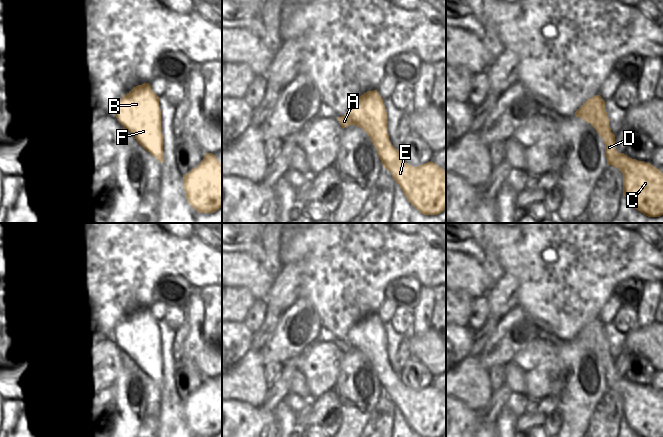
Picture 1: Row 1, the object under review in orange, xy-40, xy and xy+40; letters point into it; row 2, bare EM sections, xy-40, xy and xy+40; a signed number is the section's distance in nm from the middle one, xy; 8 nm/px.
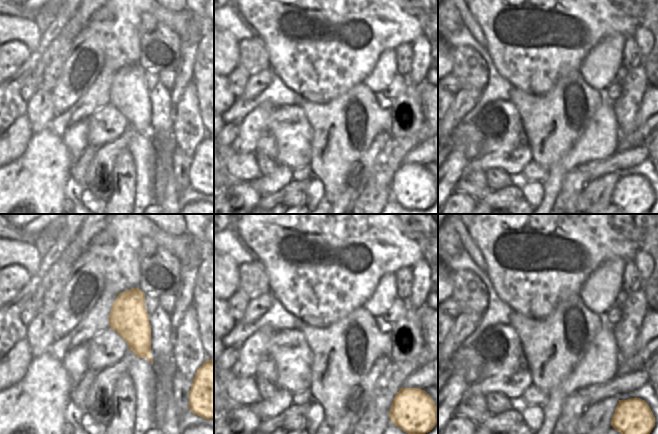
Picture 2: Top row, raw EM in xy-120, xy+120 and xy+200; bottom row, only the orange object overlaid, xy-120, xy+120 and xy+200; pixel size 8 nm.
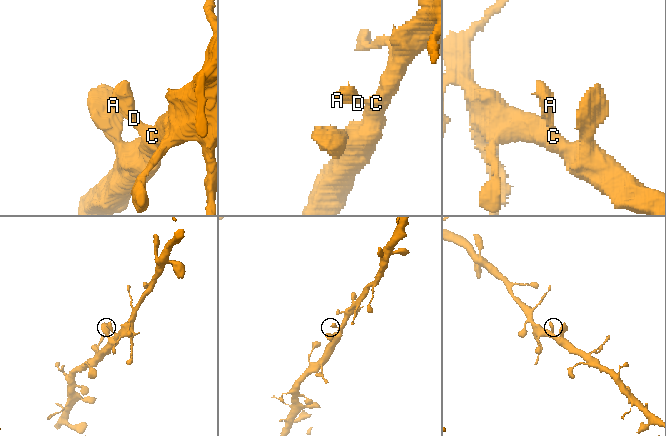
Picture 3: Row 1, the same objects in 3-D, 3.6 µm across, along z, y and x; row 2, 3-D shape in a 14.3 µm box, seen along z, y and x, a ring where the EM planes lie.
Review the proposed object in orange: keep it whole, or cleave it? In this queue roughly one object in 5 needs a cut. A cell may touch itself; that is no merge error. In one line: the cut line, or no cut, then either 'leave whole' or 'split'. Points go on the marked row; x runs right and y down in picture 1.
no cut; leave whole

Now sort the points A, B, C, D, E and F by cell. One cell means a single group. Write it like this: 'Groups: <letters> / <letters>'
Groups: A B C D E F.

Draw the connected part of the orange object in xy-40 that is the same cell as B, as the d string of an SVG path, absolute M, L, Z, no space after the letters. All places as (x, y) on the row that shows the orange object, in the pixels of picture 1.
M149 83L138 85L121 97L113 108L119 123L155 159L163 163L163 134L161 132L161 110L159 97L151 90Z

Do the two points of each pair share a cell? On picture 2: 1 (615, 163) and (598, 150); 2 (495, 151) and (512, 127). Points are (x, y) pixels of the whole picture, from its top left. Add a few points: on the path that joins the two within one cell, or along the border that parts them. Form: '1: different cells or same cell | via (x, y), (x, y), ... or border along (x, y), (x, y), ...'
1: different cells | border along (616, 151), (601, 159), (592, 159), (585, 164)
2: same cell | via (501, 145), (504, 142), (504, 135), (506, 133)

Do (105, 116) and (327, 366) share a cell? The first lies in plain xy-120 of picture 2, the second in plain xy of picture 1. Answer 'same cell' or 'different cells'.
same cell

